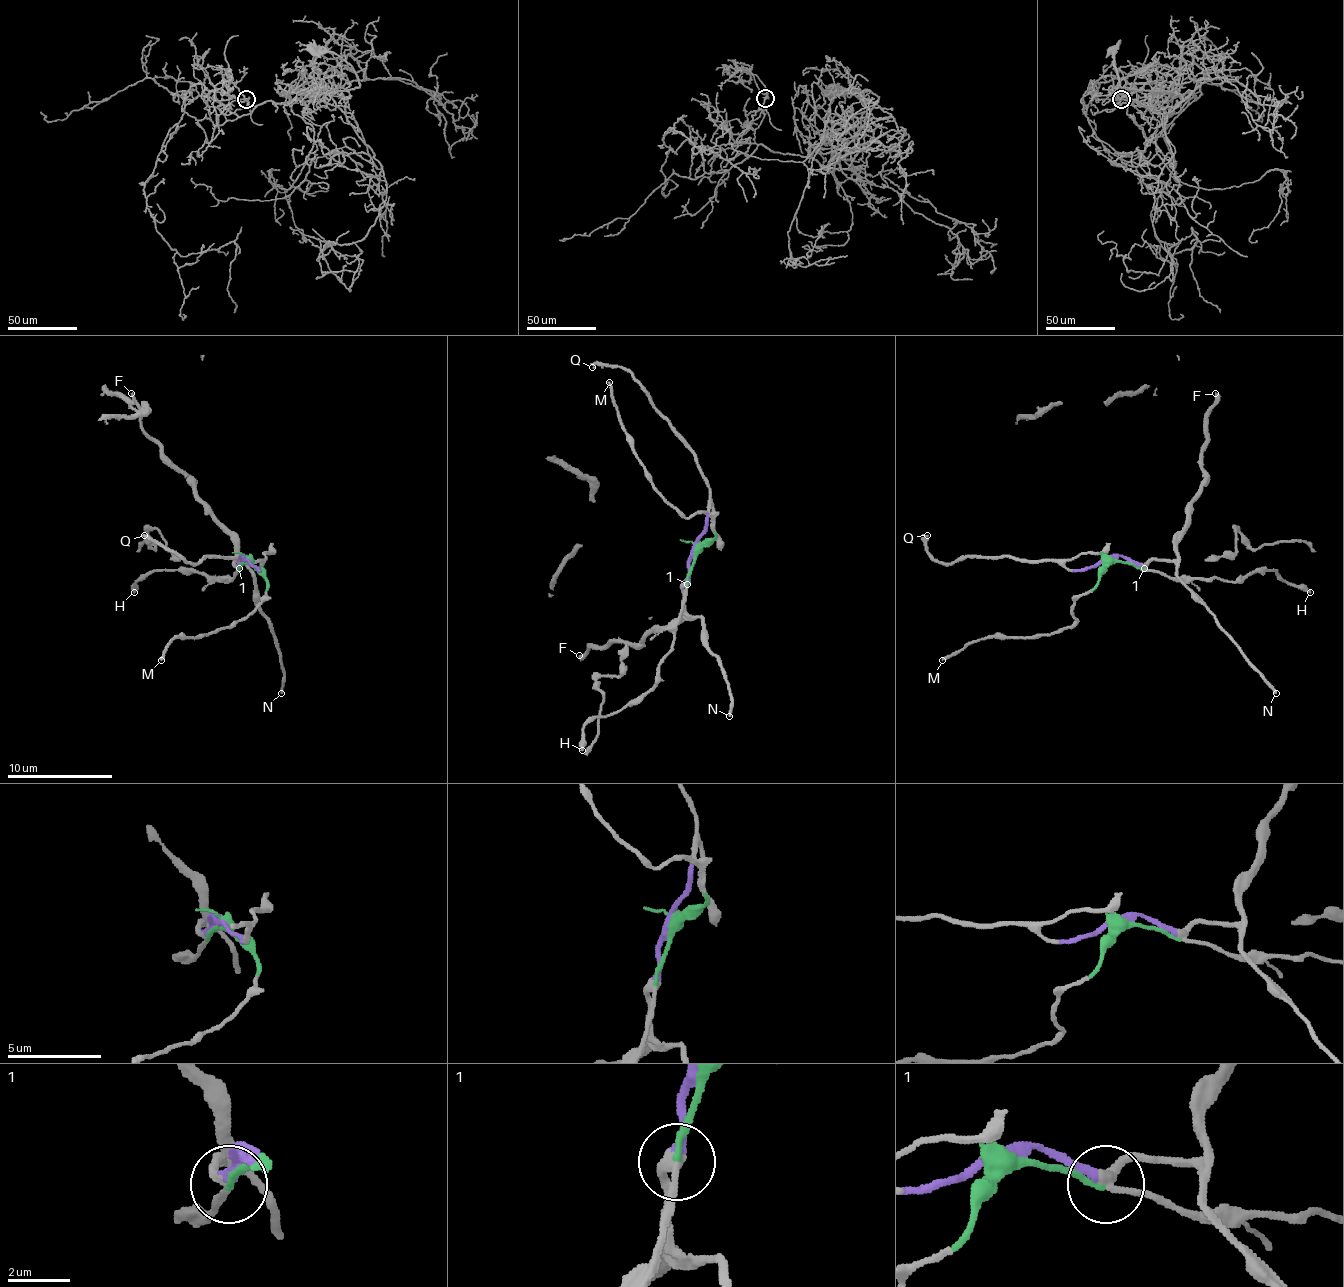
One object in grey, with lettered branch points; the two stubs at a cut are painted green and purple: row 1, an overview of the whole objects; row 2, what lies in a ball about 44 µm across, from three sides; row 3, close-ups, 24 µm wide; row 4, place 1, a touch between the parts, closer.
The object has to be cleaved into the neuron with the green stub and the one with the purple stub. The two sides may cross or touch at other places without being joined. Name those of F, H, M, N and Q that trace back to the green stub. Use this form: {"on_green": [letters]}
{"on_green": ["H", "M"]}

